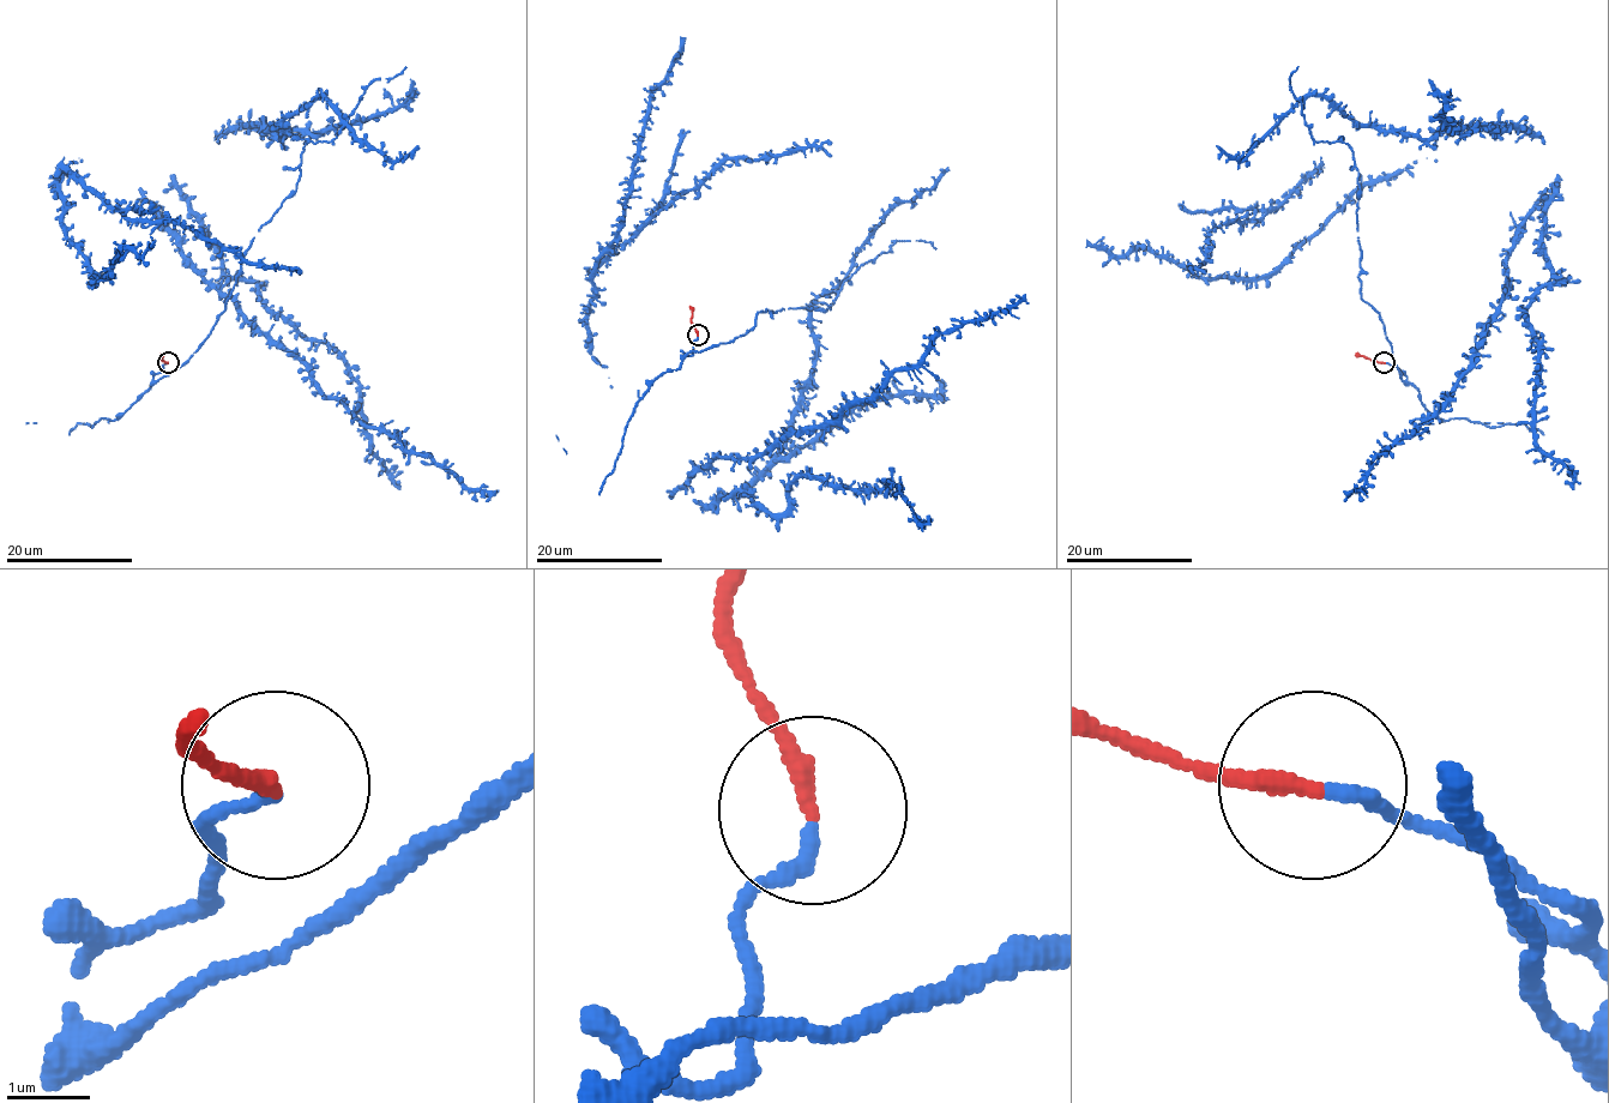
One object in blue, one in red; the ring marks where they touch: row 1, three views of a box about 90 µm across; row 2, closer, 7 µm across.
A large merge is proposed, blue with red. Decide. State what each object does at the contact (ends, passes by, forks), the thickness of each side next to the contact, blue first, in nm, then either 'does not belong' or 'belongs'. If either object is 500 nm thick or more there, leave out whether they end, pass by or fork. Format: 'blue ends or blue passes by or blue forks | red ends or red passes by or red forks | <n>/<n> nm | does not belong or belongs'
blue ends | red ends | 160/200 nm | belongs

